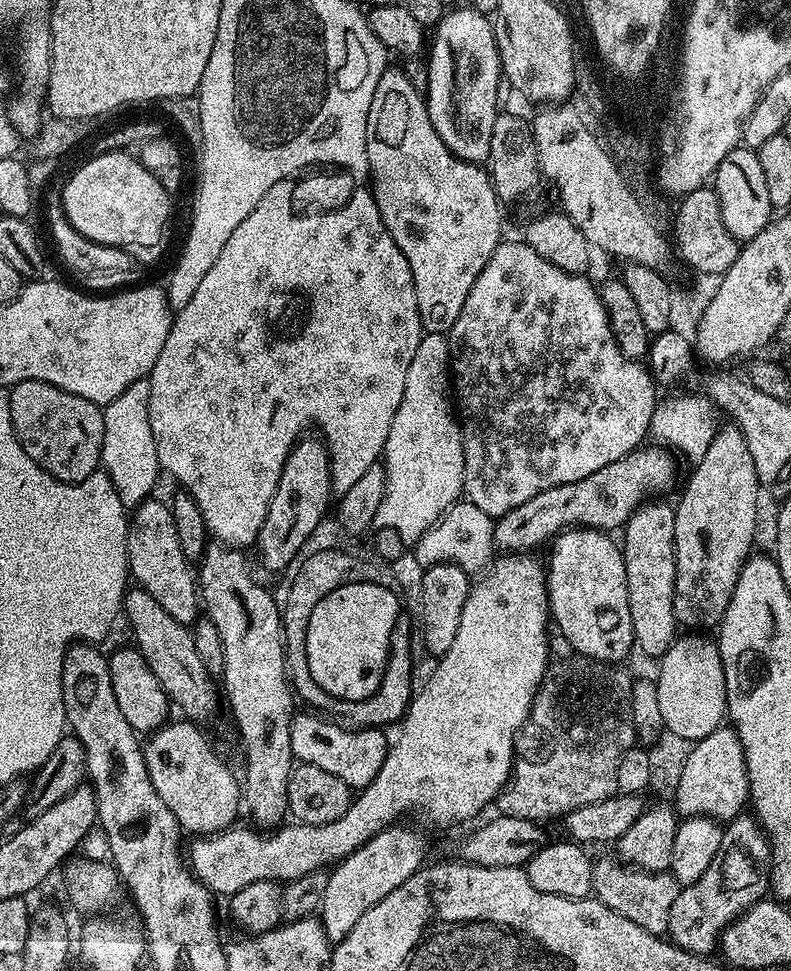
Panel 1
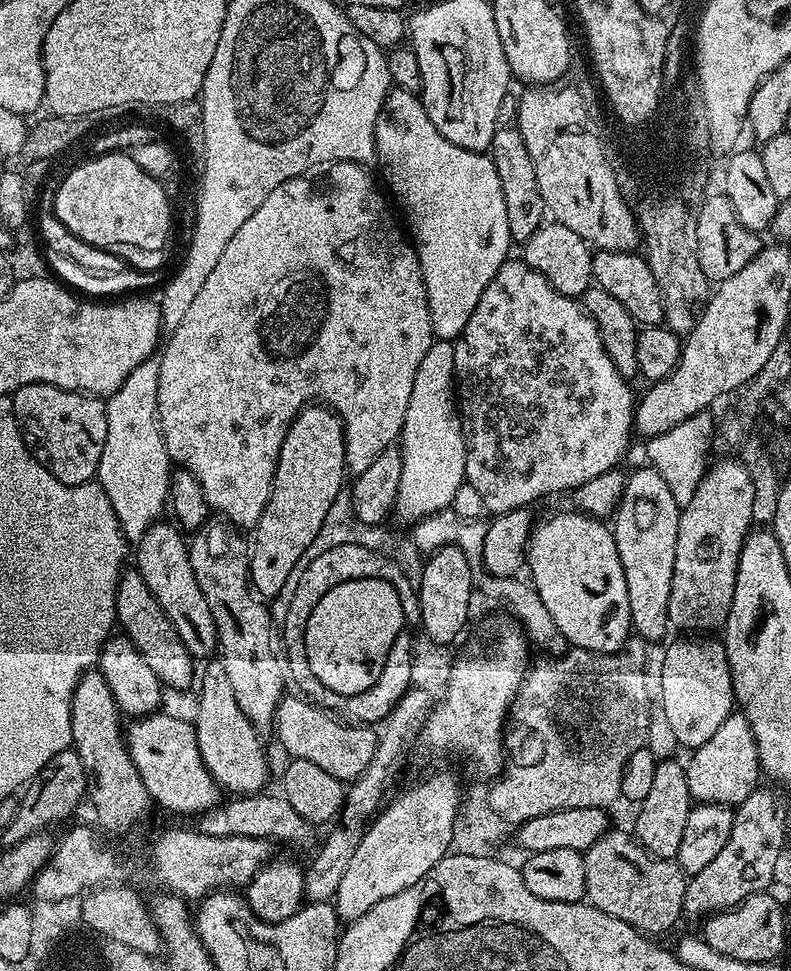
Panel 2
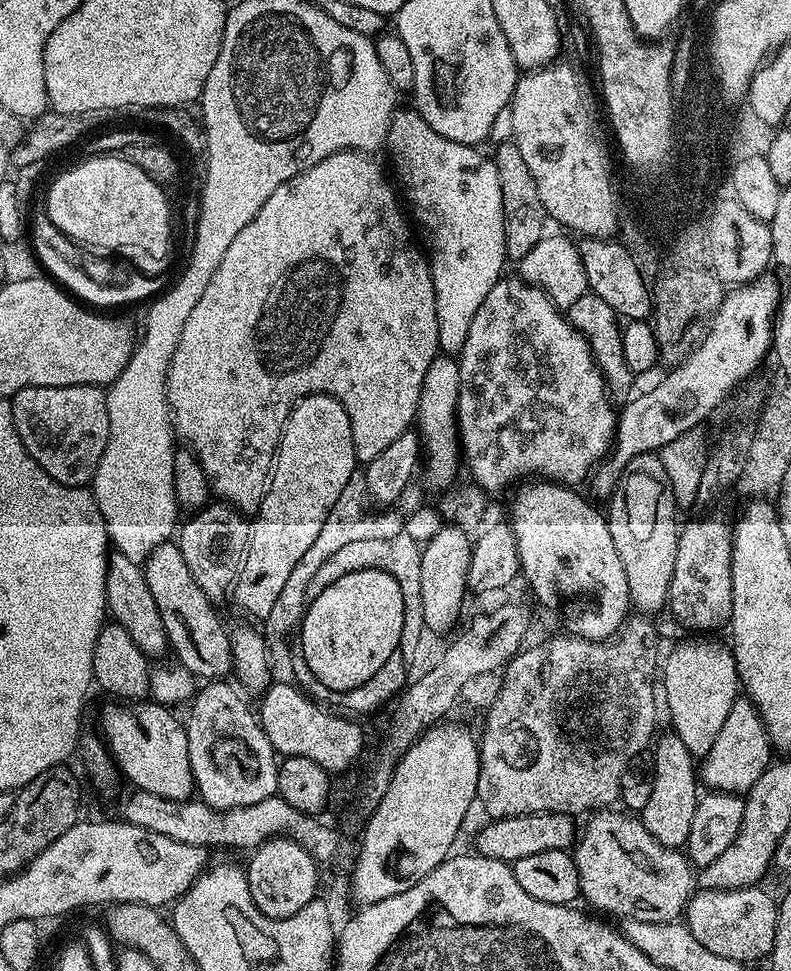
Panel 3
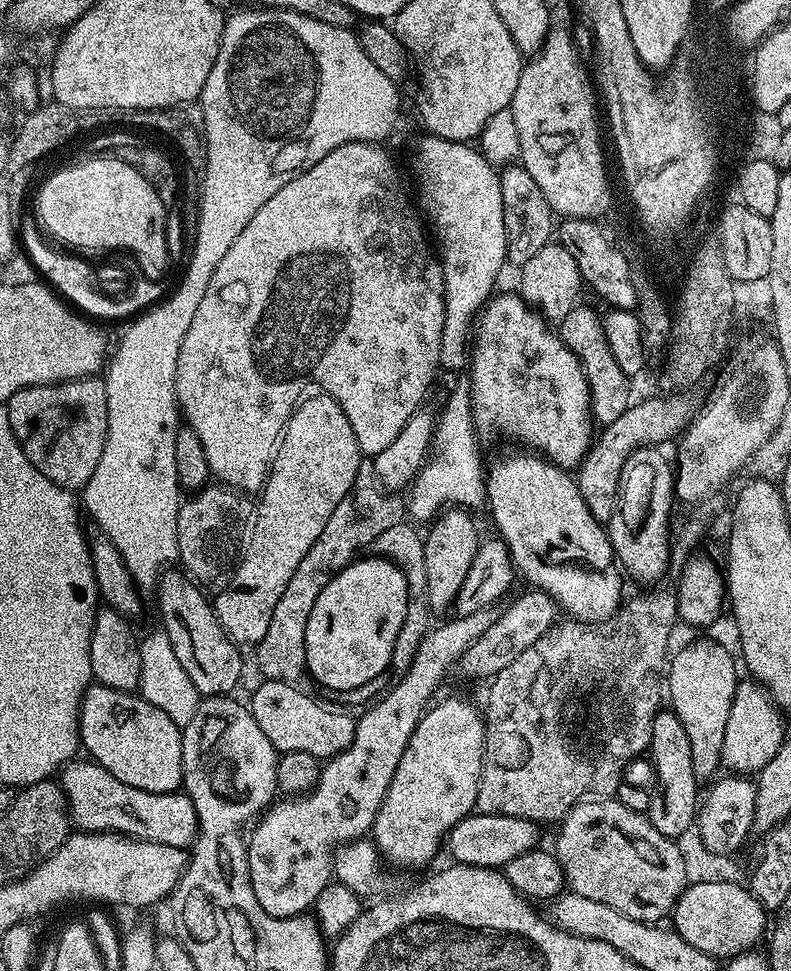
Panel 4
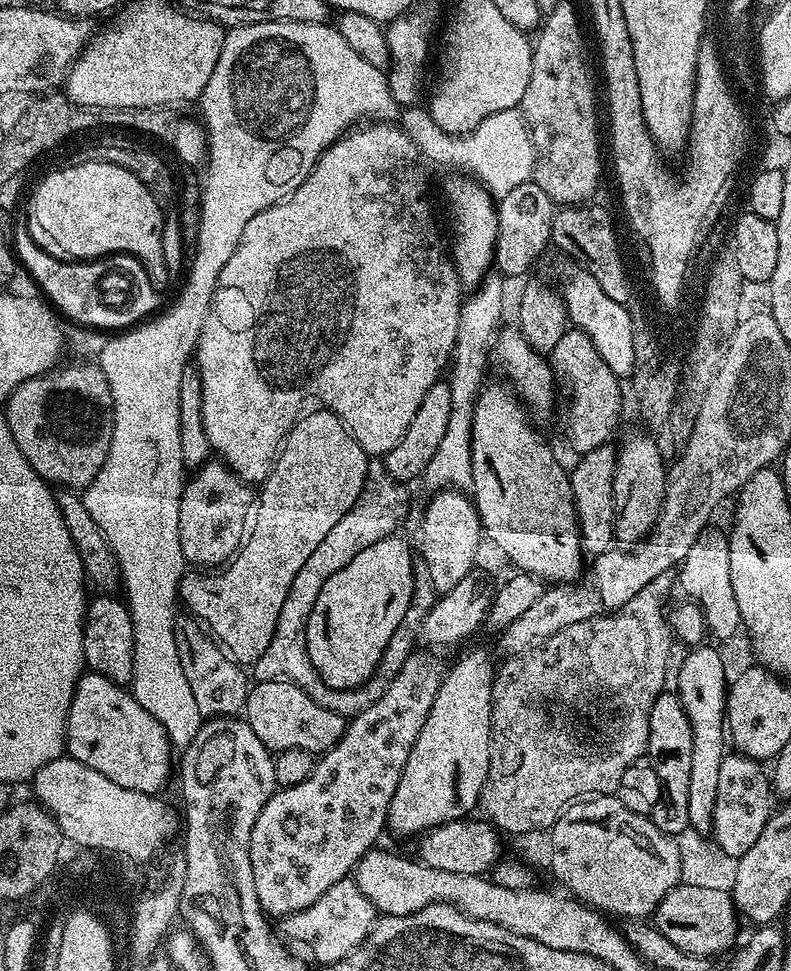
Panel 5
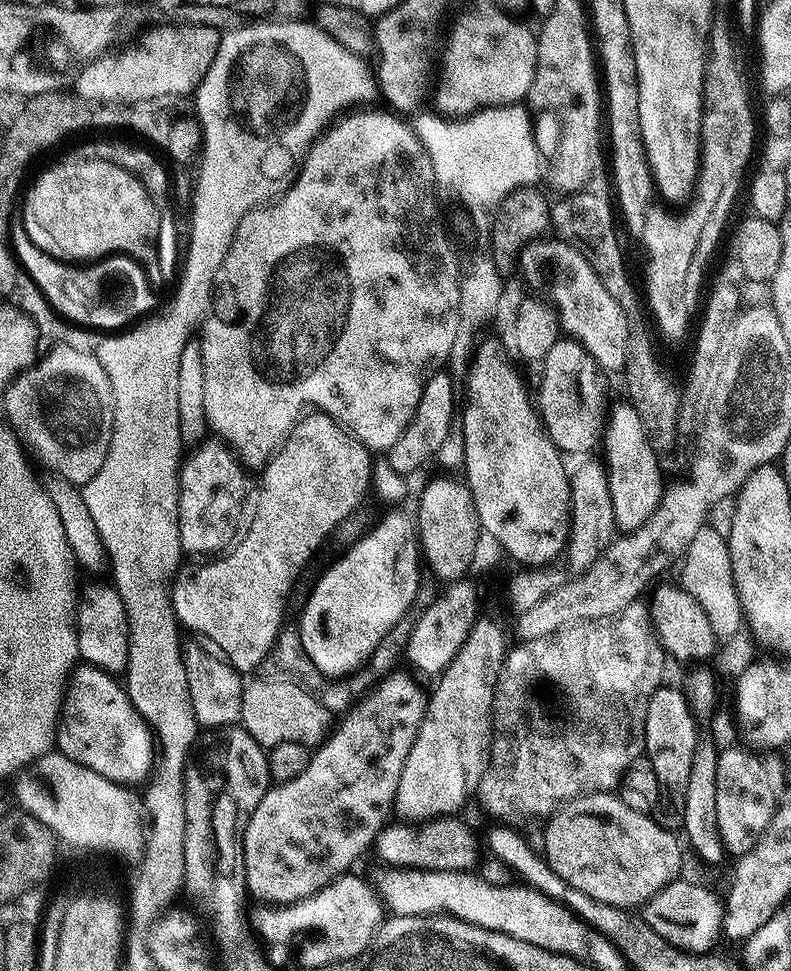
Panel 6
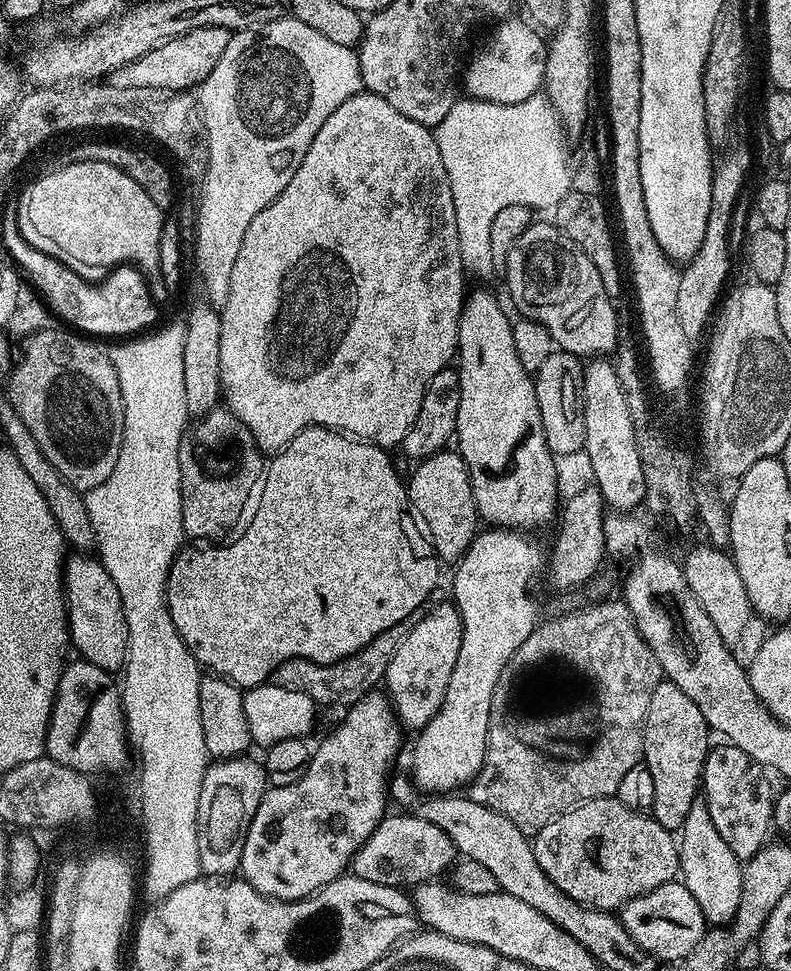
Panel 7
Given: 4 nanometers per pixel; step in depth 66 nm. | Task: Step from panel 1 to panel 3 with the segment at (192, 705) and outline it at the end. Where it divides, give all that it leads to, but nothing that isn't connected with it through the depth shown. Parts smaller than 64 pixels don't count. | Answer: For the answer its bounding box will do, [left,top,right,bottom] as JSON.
[106,551,169,658]

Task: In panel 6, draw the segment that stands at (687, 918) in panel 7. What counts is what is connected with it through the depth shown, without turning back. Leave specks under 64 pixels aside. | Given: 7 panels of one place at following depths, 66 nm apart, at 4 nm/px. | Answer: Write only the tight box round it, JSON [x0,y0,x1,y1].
[643,878,726,954]

